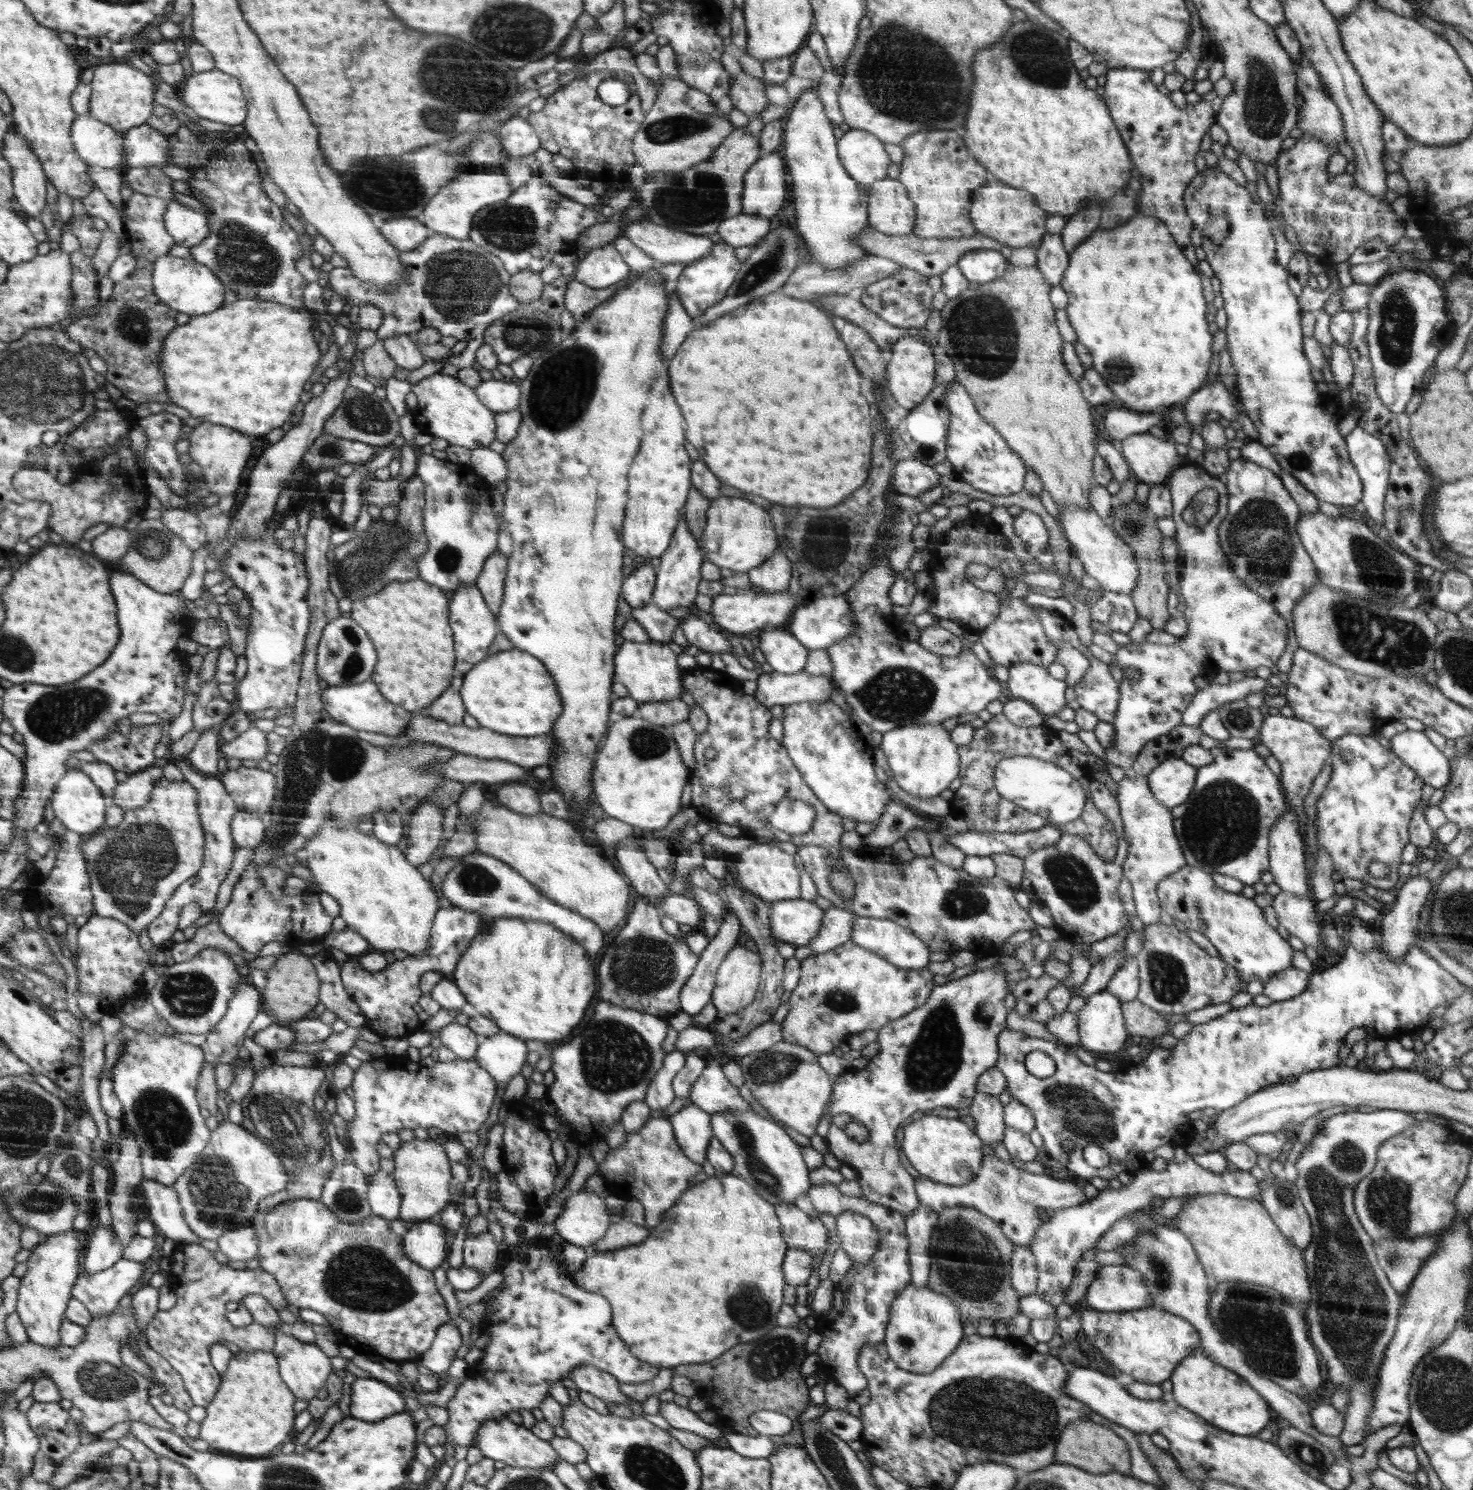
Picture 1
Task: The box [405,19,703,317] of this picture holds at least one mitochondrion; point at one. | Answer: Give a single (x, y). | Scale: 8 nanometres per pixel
(449, 72)

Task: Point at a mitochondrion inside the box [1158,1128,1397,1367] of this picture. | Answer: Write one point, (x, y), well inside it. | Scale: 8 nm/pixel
(1285, 1196)

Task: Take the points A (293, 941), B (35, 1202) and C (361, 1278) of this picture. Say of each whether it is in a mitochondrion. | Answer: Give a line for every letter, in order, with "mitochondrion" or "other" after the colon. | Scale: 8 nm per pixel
A: other
B: mitochondrion
C: mitochondrion

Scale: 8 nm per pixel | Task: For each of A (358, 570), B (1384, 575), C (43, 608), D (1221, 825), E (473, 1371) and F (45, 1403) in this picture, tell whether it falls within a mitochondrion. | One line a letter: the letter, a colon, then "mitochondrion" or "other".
A: mitochondrion
B: mitochondrion
C: other
D: mitochondrion
E: other
F: other

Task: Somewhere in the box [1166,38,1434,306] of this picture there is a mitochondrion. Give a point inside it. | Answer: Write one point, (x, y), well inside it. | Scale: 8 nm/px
(1265, 113)

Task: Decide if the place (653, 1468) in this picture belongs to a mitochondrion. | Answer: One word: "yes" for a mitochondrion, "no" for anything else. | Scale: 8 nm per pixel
yes

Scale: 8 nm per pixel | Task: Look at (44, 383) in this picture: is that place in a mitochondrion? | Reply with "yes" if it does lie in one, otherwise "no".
yes

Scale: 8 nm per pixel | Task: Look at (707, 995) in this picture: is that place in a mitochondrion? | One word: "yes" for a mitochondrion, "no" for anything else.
no

